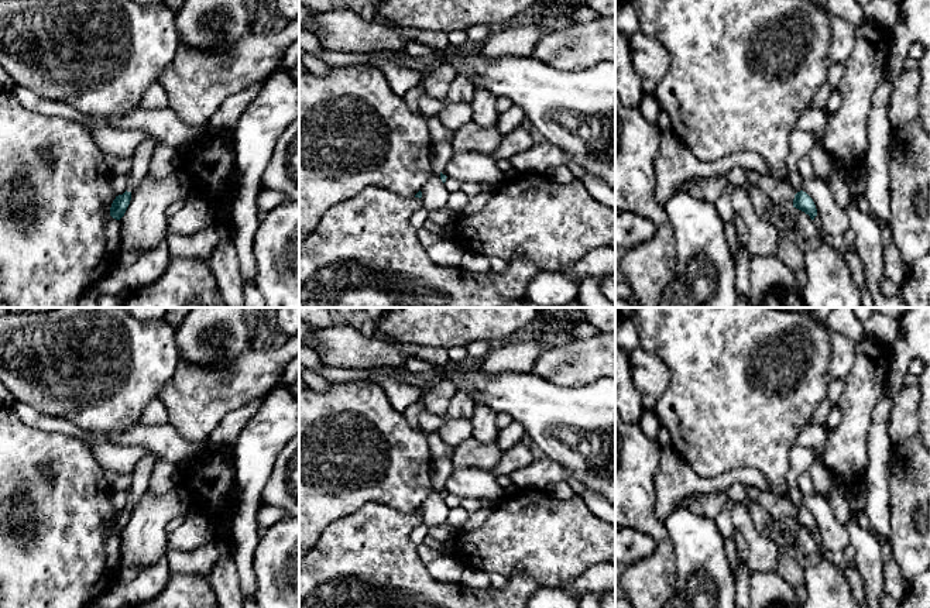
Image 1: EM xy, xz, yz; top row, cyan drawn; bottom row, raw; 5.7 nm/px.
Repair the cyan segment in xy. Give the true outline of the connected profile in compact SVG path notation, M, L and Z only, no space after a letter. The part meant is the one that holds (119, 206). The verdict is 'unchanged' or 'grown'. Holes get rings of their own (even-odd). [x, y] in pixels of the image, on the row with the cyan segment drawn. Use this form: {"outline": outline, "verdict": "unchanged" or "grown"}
{"outline": "M124 192L123 195L116 196L110 207L110 216L116 220L120 220L131 200L131 192Z", "verdict": "unchanged"}

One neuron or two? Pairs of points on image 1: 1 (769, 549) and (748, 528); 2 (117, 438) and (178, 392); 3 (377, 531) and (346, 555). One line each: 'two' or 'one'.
1: one
2: two
3: one

